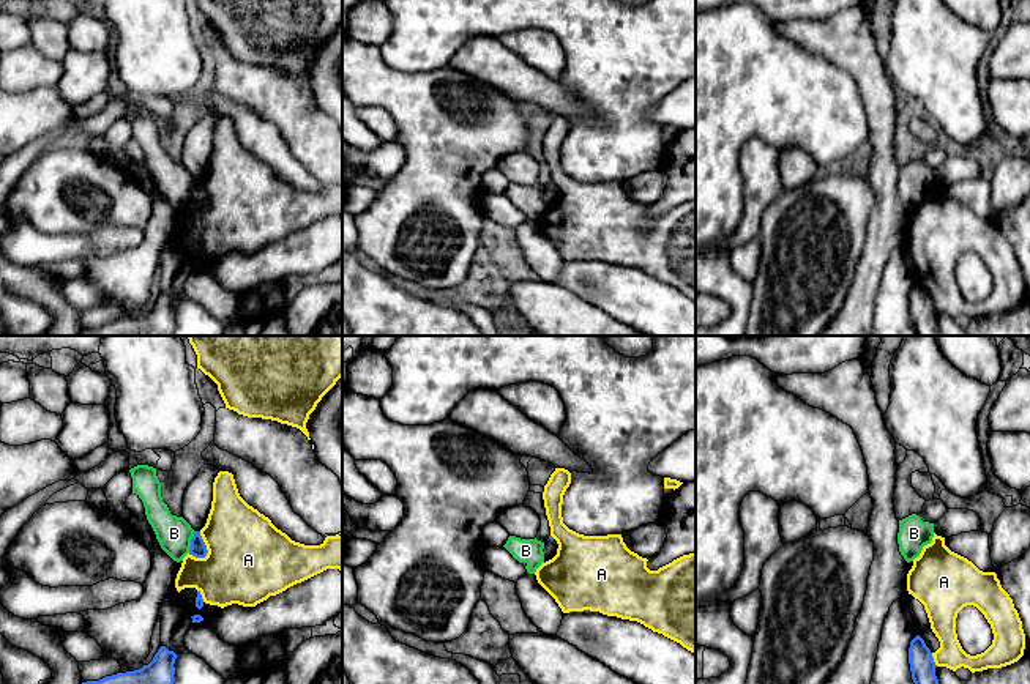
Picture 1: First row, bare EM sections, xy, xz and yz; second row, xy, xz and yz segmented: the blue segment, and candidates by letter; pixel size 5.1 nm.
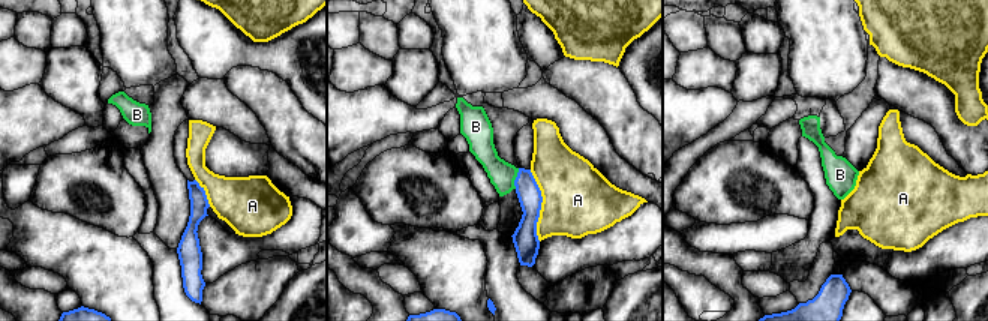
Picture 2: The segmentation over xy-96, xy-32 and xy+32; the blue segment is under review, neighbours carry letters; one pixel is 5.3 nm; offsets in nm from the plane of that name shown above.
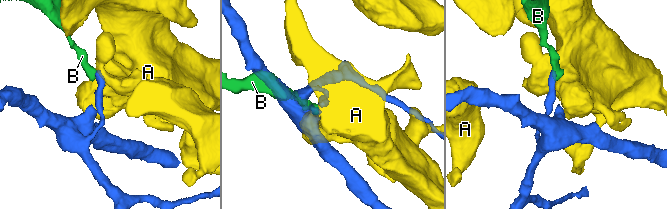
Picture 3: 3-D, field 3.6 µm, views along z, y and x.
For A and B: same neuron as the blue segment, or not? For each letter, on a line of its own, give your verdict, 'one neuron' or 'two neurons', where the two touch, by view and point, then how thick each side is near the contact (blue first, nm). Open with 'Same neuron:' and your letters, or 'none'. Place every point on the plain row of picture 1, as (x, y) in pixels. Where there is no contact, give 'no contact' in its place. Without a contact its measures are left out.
Same neuron: none
A: two neurons; meets blue in xy at (205, 193); 80 nm thick on the blue side, 420 nm on the other
B: two neurons; meets blue in xy at (191, 189); 80 nm thick on the blue side, 180 nm on the other

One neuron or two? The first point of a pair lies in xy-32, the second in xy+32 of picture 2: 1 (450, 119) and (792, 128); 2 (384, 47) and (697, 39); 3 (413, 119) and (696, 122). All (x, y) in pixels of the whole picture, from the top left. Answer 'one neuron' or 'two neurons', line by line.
1: one neuron
2: two neurons
3: one neuron

